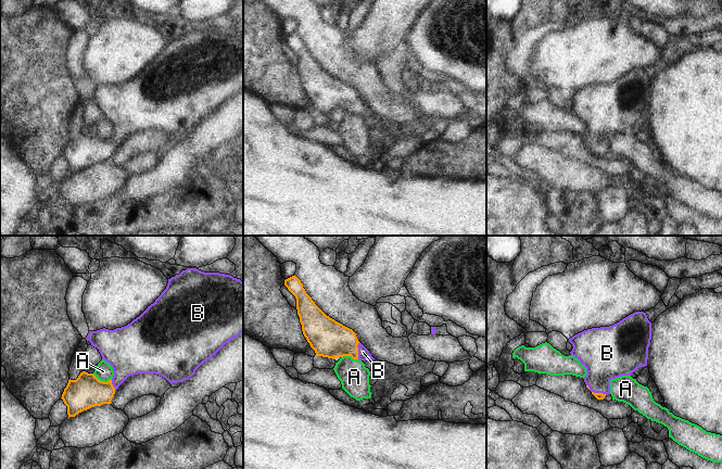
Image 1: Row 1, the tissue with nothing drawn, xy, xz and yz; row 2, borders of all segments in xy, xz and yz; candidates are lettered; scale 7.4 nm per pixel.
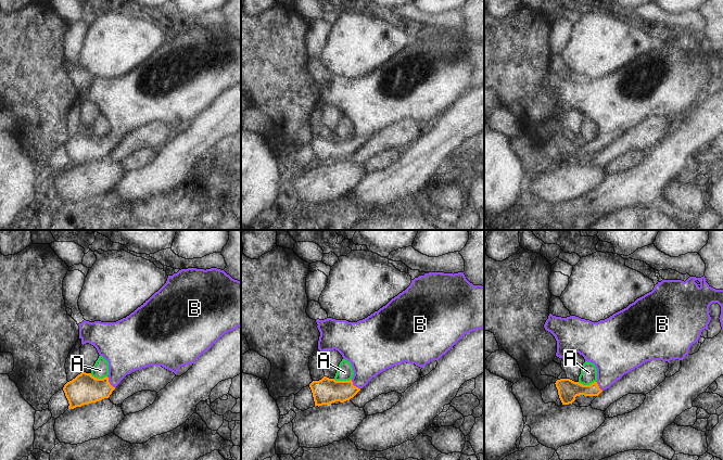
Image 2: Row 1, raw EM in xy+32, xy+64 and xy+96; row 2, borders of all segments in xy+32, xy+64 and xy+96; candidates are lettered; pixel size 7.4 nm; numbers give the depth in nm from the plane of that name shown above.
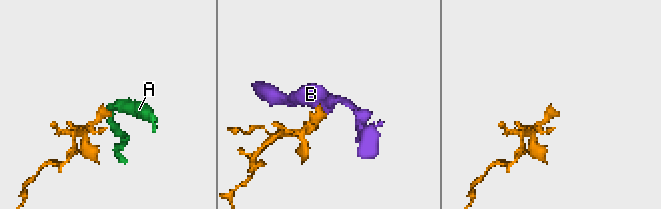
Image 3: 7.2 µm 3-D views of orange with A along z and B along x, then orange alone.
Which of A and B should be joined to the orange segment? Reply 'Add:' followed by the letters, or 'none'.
Add: B.

